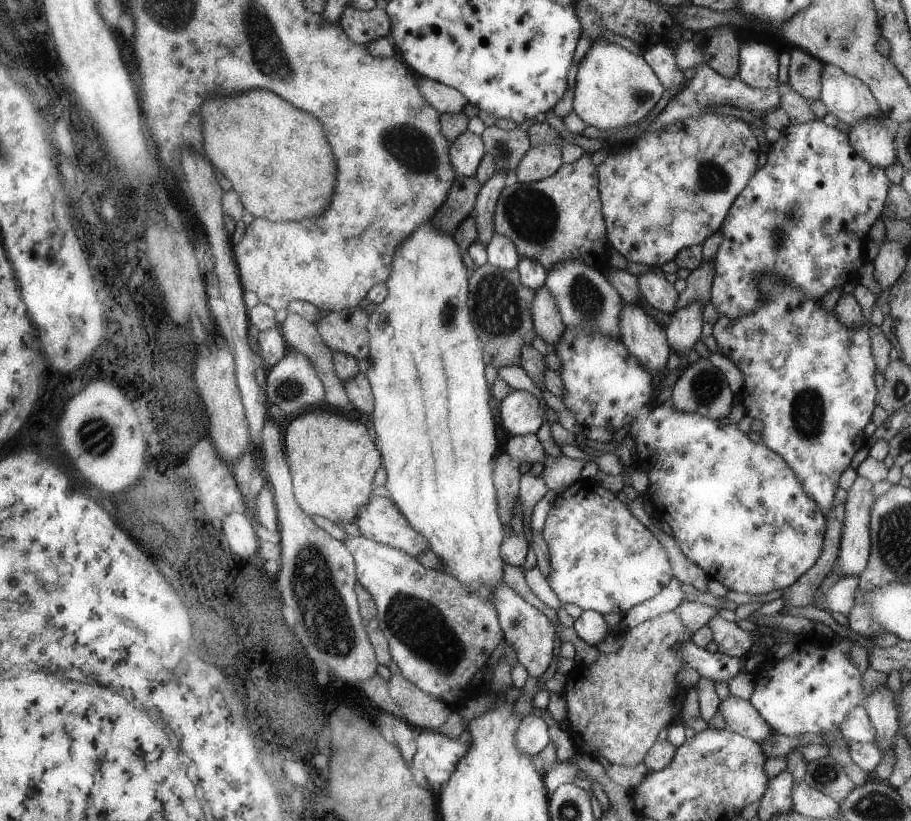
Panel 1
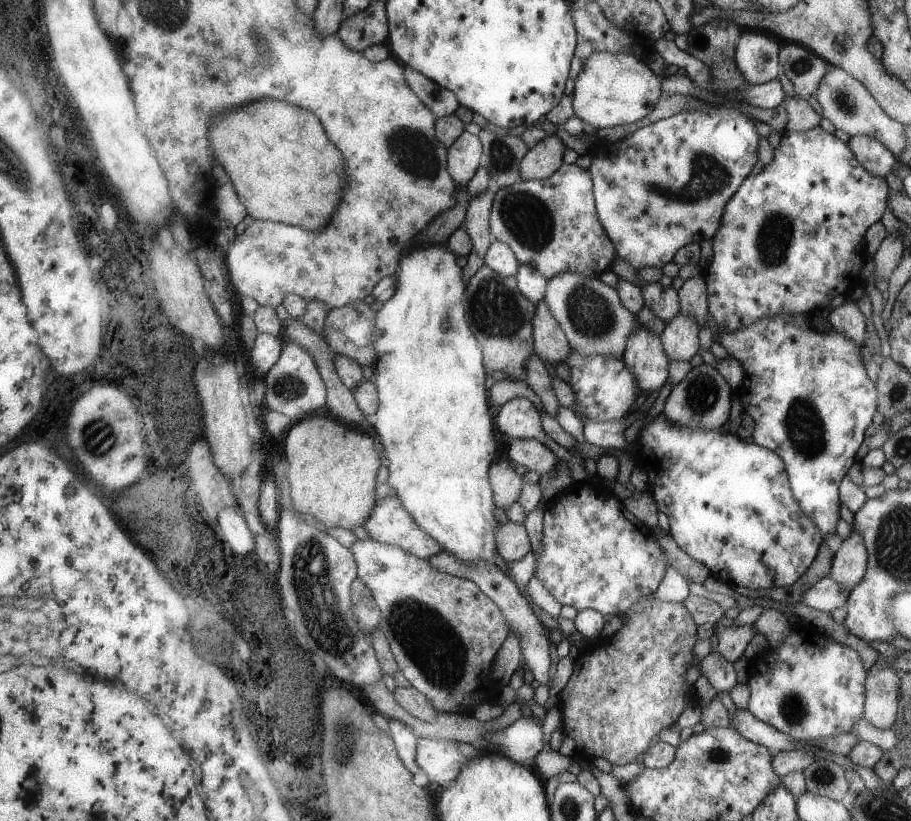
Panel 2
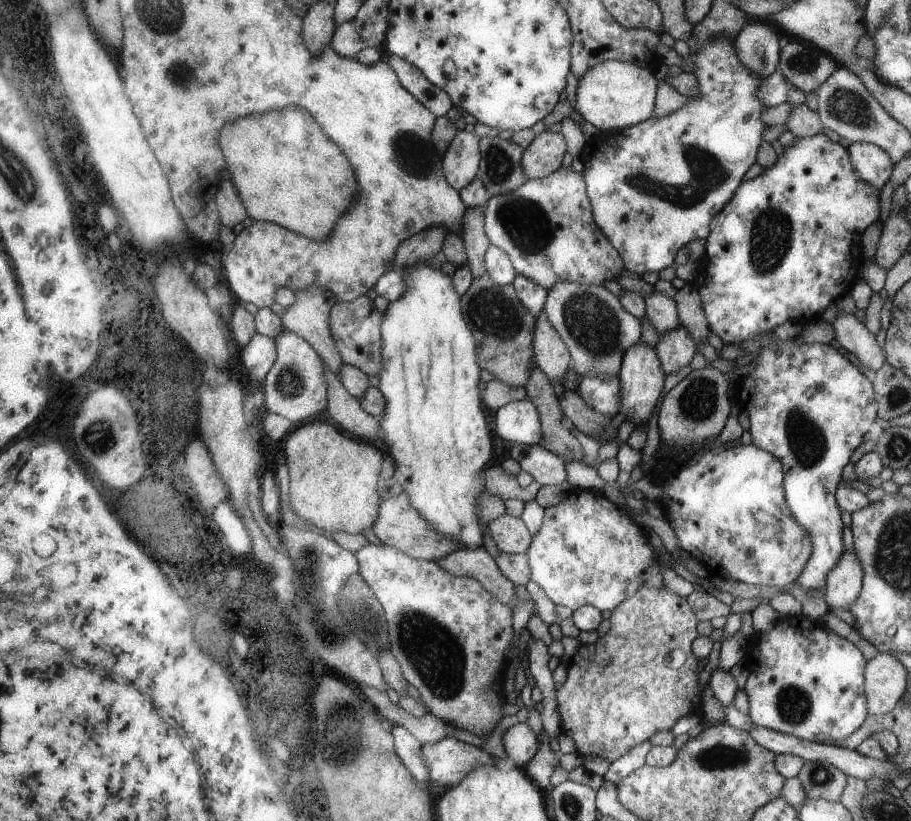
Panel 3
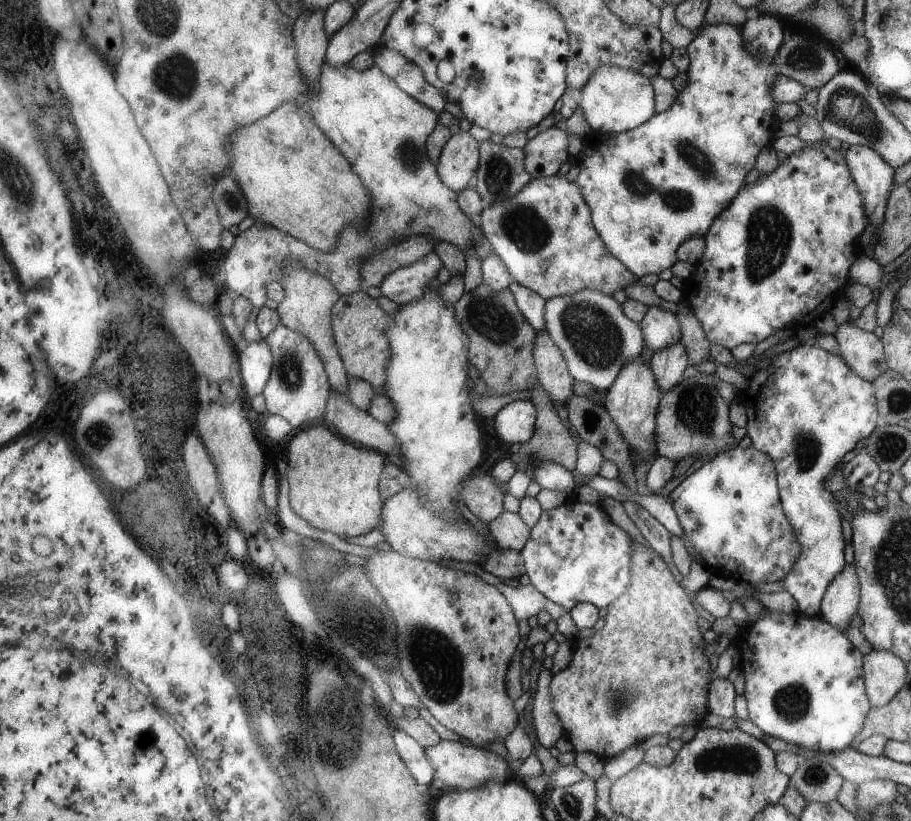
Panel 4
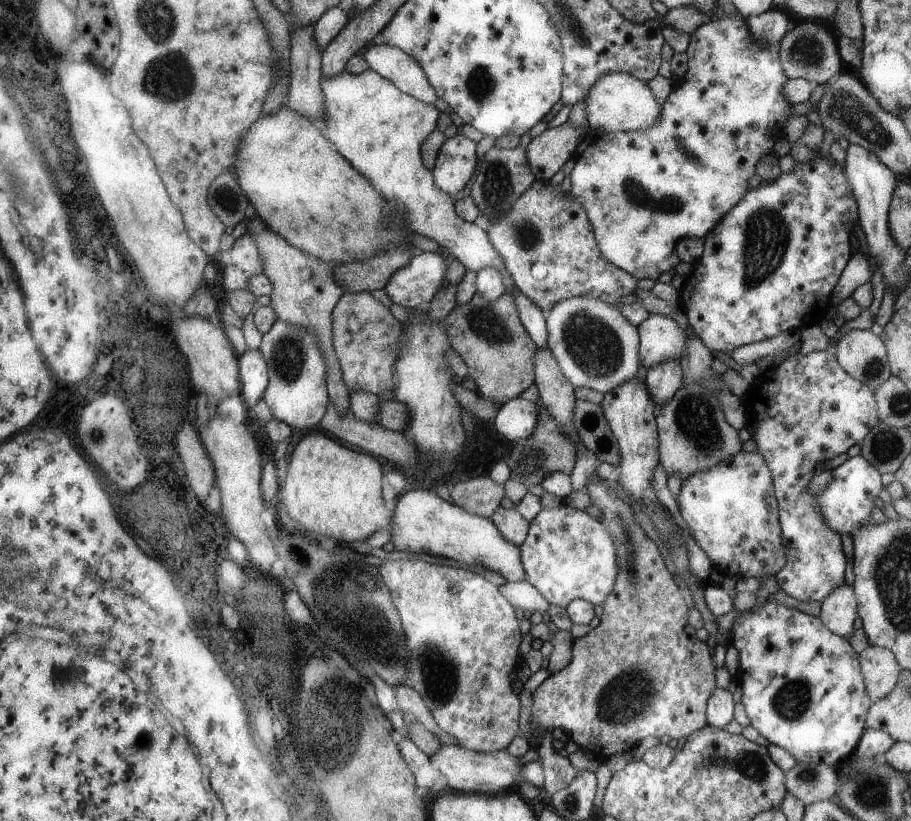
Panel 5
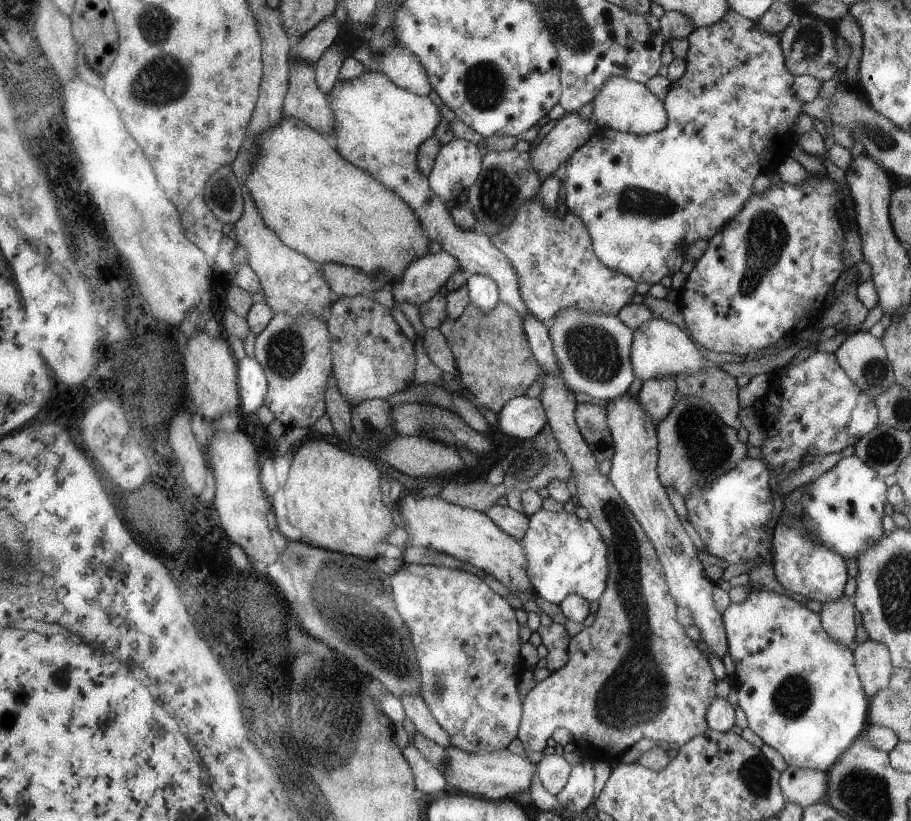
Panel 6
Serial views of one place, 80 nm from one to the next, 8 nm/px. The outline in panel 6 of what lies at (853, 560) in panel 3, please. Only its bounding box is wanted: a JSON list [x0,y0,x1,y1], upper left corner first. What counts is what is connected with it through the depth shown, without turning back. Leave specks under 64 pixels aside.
[819,596,856,645]

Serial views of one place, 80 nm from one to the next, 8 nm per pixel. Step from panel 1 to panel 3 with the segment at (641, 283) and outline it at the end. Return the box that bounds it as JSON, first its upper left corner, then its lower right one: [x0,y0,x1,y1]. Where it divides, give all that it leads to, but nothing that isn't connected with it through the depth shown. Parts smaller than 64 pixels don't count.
[643,289,681,335]

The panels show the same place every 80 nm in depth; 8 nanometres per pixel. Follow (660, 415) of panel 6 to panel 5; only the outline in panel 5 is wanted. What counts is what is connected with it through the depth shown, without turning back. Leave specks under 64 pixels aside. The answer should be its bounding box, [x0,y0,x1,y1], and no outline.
[645,359,684,408]

